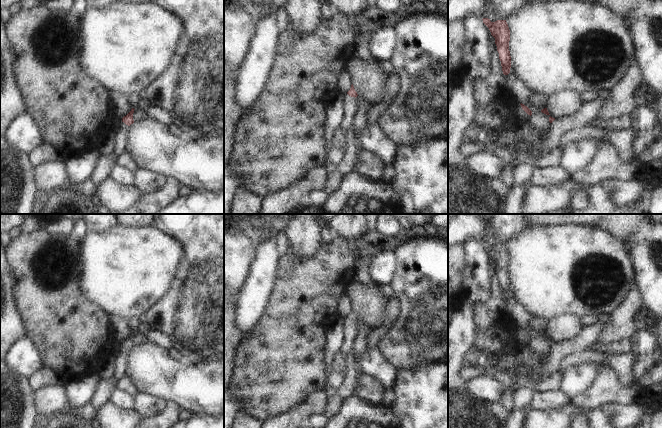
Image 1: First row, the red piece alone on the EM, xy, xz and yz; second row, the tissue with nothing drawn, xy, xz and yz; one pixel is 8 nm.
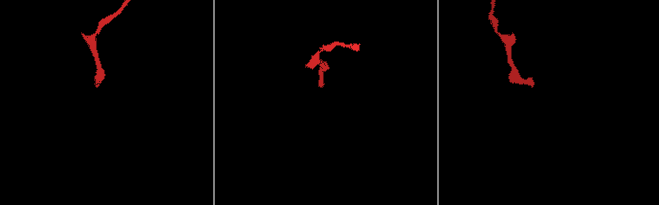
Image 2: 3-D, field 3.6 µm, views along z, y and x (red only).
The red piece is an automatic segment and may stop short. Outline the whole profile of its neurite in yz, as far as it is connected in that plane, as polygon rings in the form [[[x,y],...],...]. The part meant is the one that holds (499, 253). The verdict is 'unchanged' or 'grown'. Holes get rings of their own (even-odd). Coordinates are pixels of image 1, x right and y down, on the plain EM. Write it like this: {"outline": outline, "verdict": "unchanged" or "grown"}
{"outline": [[[483,242],[482,244],[489,252],[491,259],[495,262],[503,298],[508,299],[511,292],[511,280],[509,275],[510,254],[508,248],[506,244],[497,244],[495,246],[491,246],[488,242]]], "verdict": "unchanged"}

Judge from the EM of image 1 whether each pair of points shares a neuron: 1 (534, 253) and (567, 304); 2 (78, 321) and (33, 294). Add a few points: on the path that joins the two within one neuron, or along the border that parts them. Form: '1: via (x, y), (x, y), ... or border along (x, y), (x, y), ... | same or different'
1: via (547, 266), (567, 286), (567, 291) | same
2: via (67, 318), (44, 295) | same

